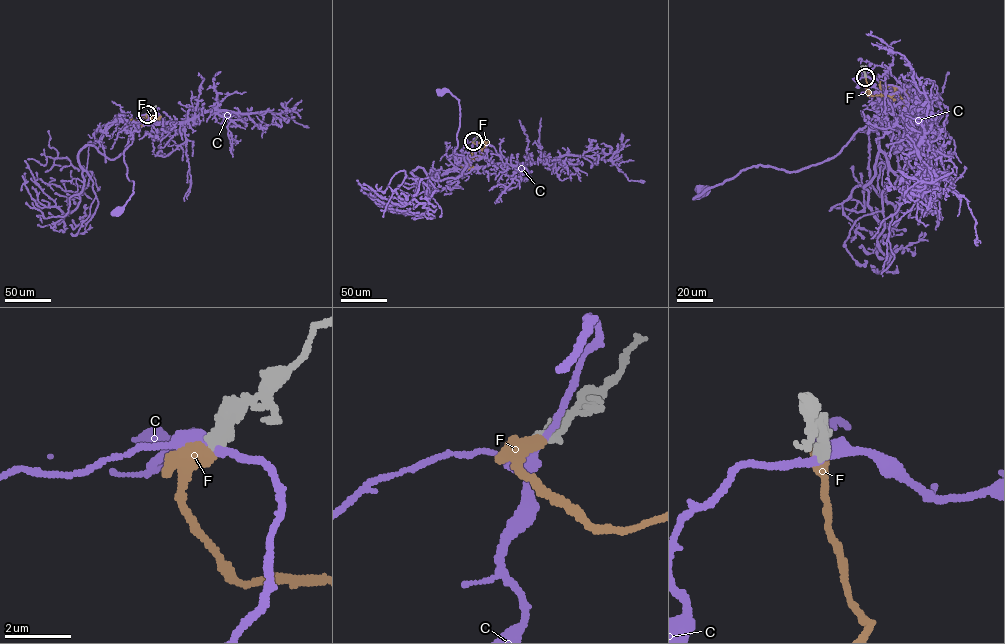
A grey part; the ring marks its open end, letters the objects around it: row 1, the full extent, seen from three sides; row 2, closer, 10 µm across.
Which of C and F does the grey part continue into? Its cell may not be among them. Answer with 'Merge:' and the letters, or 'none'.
Merge: F

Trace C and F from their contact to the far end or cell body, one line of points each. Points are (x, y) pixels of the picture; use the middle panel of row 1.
C: (473, 141), (470, 163), (474, 167), (454, 152), (459, 100), (447, 91), (441, 92)
F: (473, 141), (485, 141), (484, 148), (479, 156), (470, 158), (470, 167), (460, 166)

